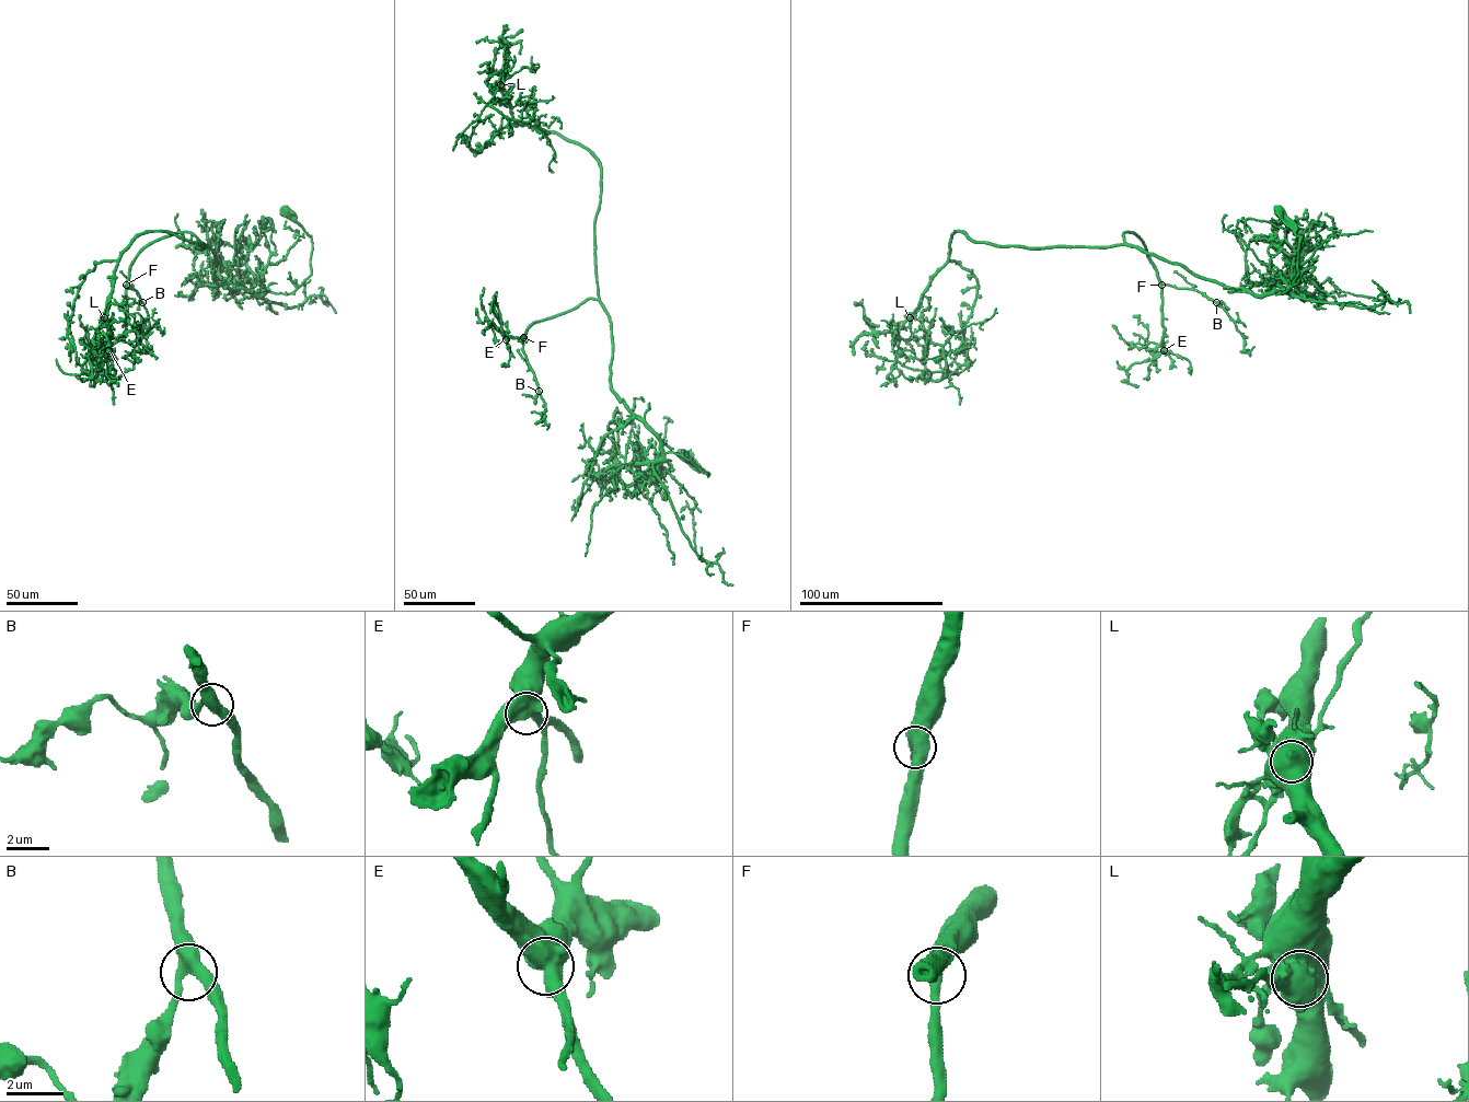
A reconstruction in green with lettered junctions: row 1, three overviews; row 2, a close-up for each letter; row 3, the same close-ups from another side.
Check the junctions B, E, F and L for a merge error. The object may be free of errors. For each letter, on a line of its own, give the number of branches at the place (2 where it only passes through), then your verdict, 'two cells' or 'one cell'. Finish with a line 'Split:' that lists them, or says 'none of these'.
B: 3 branches meet; one cell
E: 2 branches meet; one cell
F: 3 branches meet; one cell
L: 1 branches meet; two cells
Split: L

